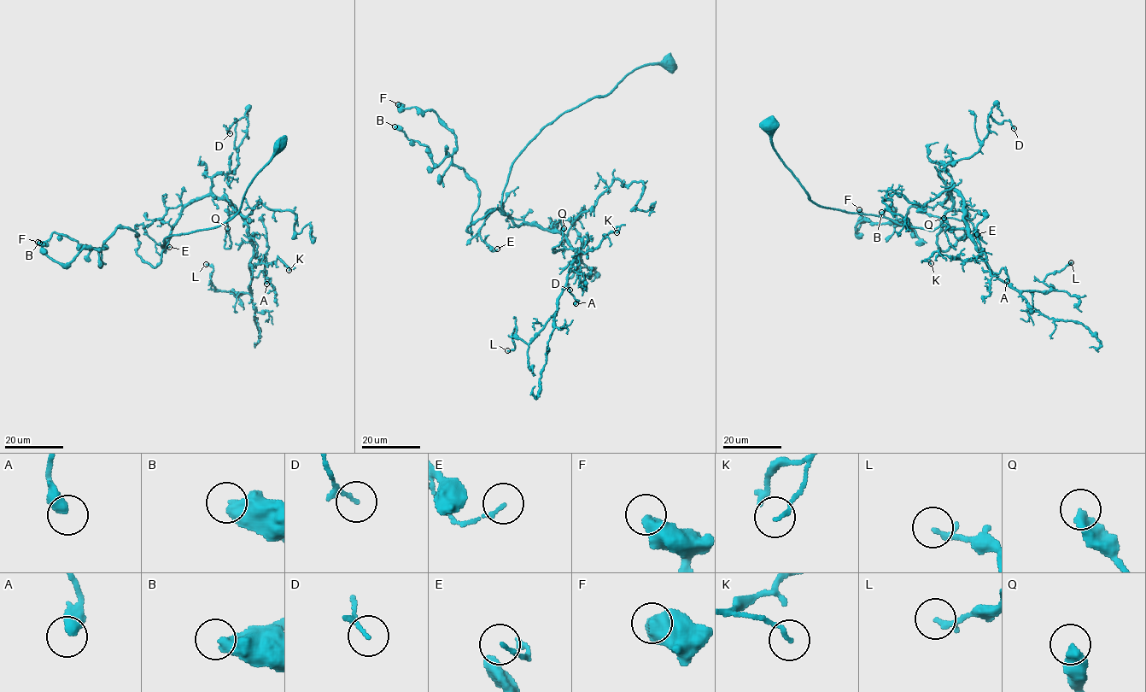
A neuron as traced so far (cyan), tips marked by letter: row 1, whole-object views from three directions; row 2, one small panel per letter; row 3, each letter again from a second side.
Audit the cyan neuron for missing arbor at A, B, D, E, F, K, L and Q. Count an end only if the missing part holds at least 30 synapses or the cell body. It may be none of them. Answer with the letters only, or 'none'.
none

